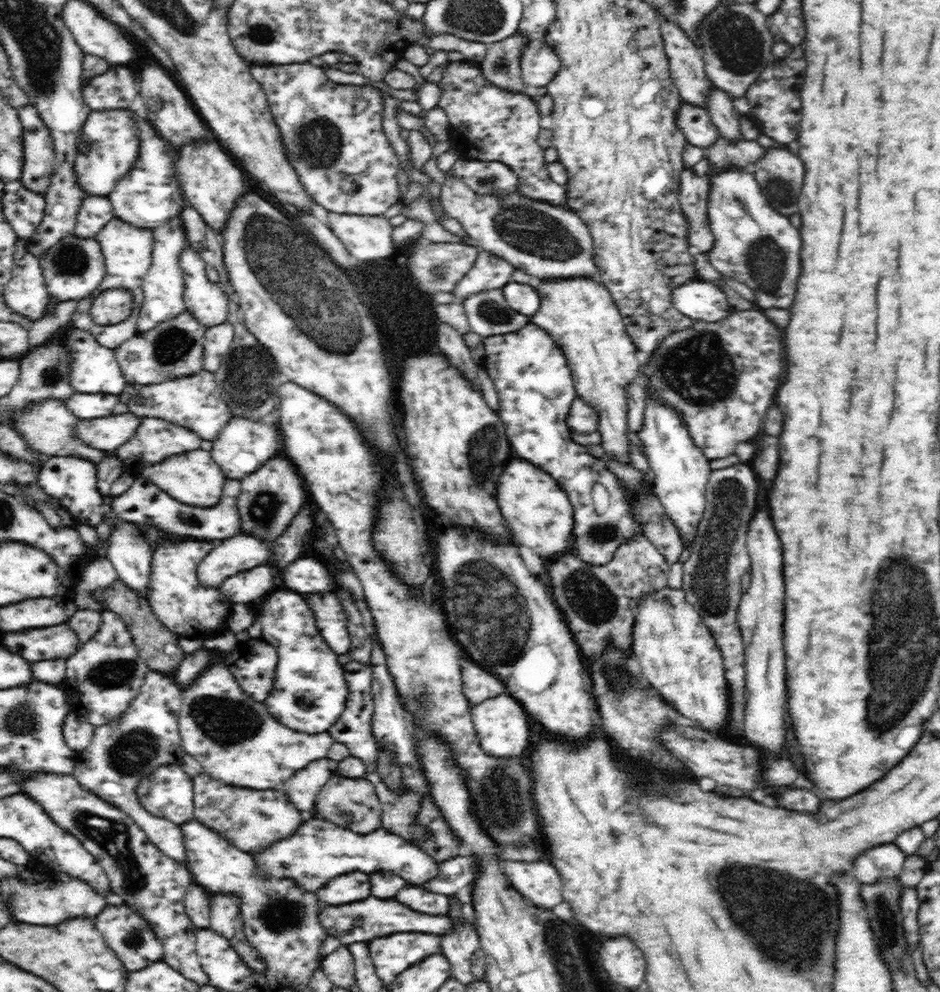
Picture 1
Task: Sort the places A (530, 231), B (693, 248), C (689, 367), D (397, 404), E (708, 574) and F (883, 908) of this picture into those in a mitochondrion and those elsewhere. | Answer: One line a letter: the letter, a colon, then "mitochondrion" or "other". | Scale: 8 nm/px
A: mitochondrion
B: other
C: mitochondrion
D: other
E: mitochondrion
F: mitochondrion

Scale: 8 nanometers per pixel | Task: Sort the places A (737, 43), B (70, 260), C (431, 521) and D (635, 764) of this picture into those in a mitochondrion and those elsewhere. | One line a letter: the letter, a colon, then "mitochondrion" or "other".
A: mitochondrion
B: mitochondrion
C: other
D: other

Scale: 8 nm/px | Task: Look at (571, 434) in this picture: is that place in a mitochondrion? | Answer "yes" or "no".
no

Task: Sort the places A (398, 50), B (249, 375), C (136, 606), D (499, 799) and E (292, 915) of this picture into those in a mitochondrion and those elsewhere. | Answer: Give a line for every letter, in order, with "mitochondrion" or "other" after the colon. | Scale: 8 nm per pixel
A: other
B: mitochondrion
C: other
D: mitochondrion
E: mitochondrion

